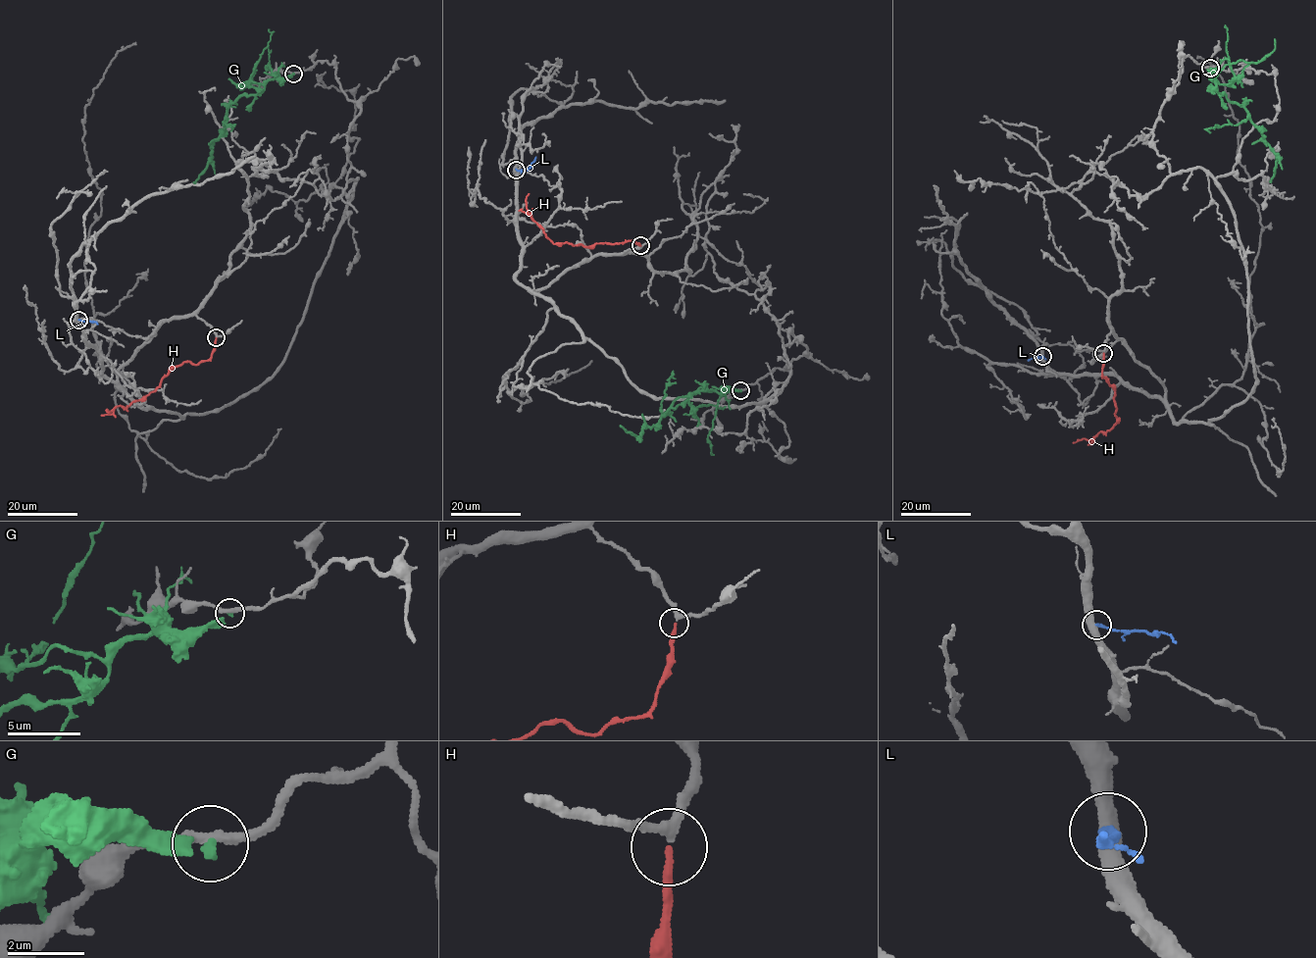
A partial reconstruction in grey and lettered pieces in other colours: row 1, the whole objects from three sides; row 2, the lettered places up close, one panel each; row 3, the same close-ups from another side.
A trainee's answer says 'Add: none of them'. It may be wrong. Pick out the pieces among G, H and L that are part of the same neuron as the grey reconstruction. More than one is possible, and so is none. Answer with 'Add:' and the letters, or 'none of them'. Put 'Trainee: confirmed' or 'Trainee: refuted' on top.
Trainee: refuted
Add: H

